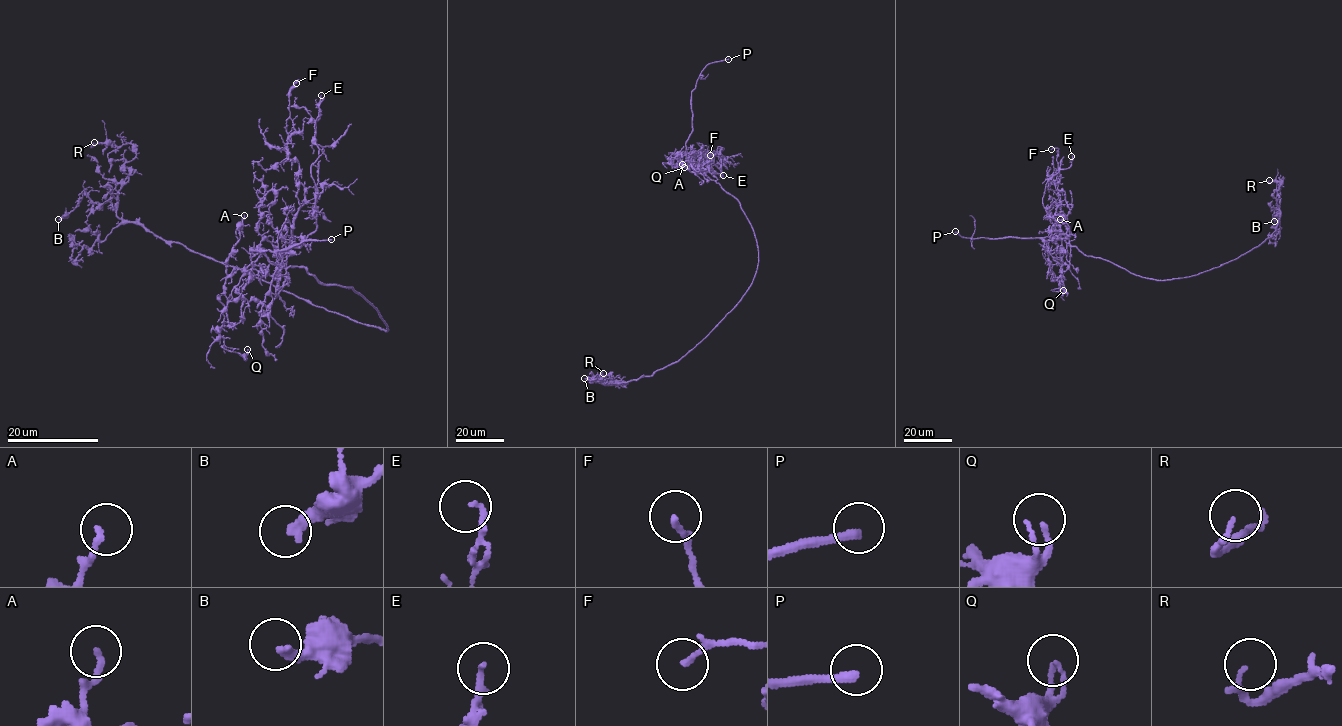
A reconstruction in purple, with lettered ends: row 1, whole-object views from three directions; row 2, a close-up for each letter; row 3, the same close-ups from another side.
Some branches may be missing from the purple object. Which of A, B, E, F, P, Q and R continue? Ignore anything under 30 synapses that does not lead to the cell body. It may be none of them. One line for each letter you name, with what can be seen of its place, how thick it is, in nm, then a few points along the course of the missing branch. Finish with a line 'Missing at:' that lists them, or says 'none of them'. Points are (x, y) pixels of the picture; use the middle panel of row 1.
P: at (728, 59); 280 nm thick; missing branch runs (728, 59), (742, 53), (703, 59)
Missing at: P

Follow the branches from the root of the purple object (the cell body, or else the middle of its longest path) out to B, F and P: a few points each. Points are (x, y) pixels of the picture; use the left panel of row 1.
B: (385, 331), (124, 223), (110, 200), (94, 203), (83, 195), (58, 219)
F: (385, 331), (353, 289), (286, 266), (304, 199), (298, 162), (286, 153), (296, 83)
P: (385, 331), (379, 312), (353, 289), (324, 285), (303, 267), (280, 267), (250, 250), (282, 251), (331, 239)

